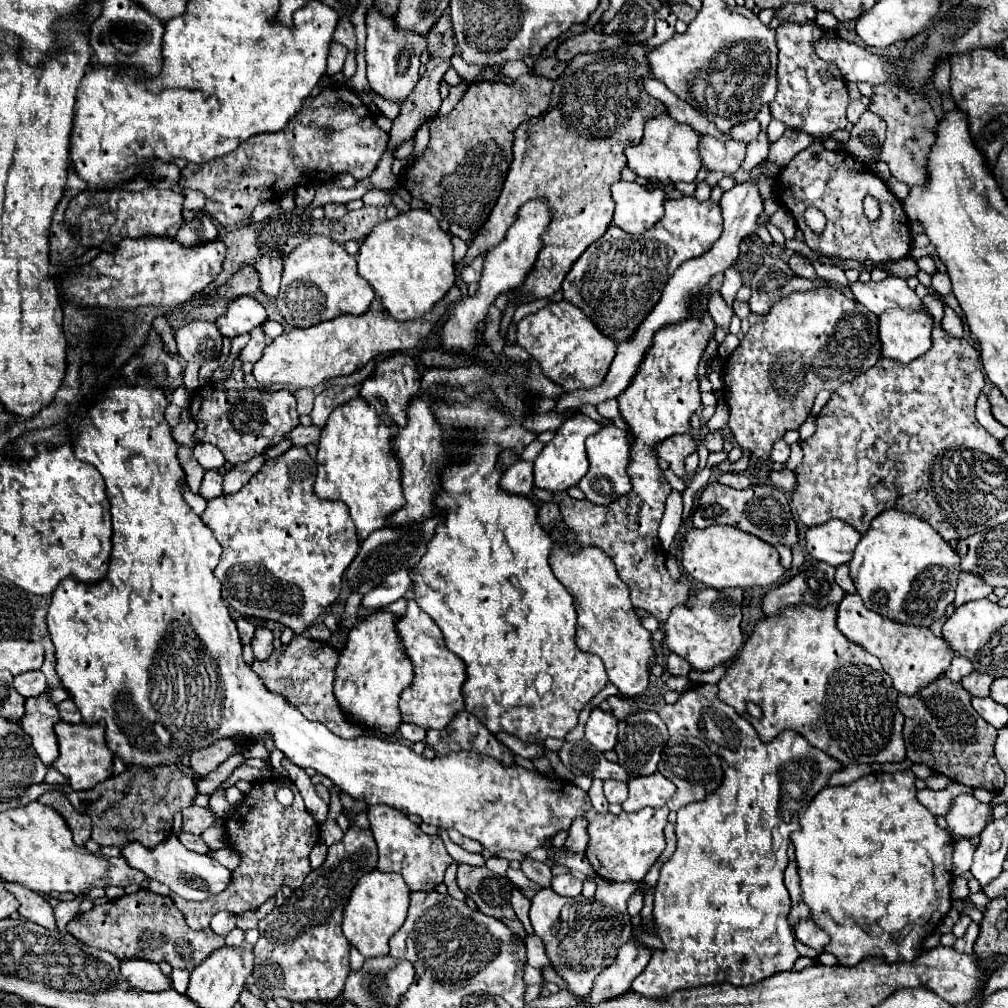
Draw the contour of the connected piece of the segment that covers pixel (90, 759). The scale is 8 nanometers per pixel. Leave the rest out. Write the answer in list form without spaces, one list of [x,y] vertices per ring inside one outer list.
[[[58,722],[54,730],[58,736],[60,756],[56,758],[52,768],[56,768],[64,778],[68,778],[68,782],[74,790],[88,790],[88,788],[94,788],[96,784],[100,784],[102,780],[110,778],[112,752],[104,744],[104,724],[102,722],[98,722],[94,726]]]

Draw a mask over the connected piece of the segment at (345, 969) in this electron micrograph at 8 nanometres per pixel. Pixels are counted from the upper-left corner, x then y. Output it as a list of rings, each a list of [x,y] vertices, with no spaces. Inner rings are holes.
[[[350,826],[344,838],[328,848],[326,862],[310,872],[304,880],[304,884],[288,898],[278,908],[274,908],[266,918],[258,922],[260,938],[258,944],[254,946],[254,984],[268,996],[282,996],[290,1002],[322,1002],[322,1004],[334,1004],[344,988],[346,976],[350,972],[350,962],[348,962],[348,952],[350,952],[350,942],[342,934],[342,910],[350,898],[352,888],[358,884],[358,880],[376,868],[378,862],[378,852],[376,852],[376,842],[370,830],[362,830],[358,826]]]

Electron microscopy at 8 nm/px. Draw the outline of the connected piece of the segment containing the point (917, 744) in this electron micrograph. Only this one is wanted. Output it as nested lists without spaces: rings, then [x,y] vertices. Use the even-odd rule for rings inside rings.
[[[940,676],[934,684],[928,684],[916,696],[898,696],[898,708],[904,714],[904,740],[906,740],[906,758],[912,762],[926,764],[932,772],[942,774],[954,782],[964,786],[978,786],[990,792],[1002,792],[1004,788],[1004,772],[994,756],[994,742],[996,742],[996,728],[990,728],[986,720],[974,712],[970,704],[970,694],[958,684],[952,682],[948,676]]]

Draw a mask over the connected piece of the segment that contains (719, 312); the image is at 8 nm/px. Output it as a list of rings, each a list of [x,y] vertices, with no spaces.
[[[716,292],[716,294],[712,294],[710,296],[710,302],[708,302],[708,310],[710,310],[710,314],[712,314],[712,318],[714,318],[714,322],[720,326],[720,328],[724,328],[724,332],[728,332],[728,326],[730,326],[730,318],[732,318],[732,308],[728,308],[726,306],[726,302],[724,302],[724,298]]]

